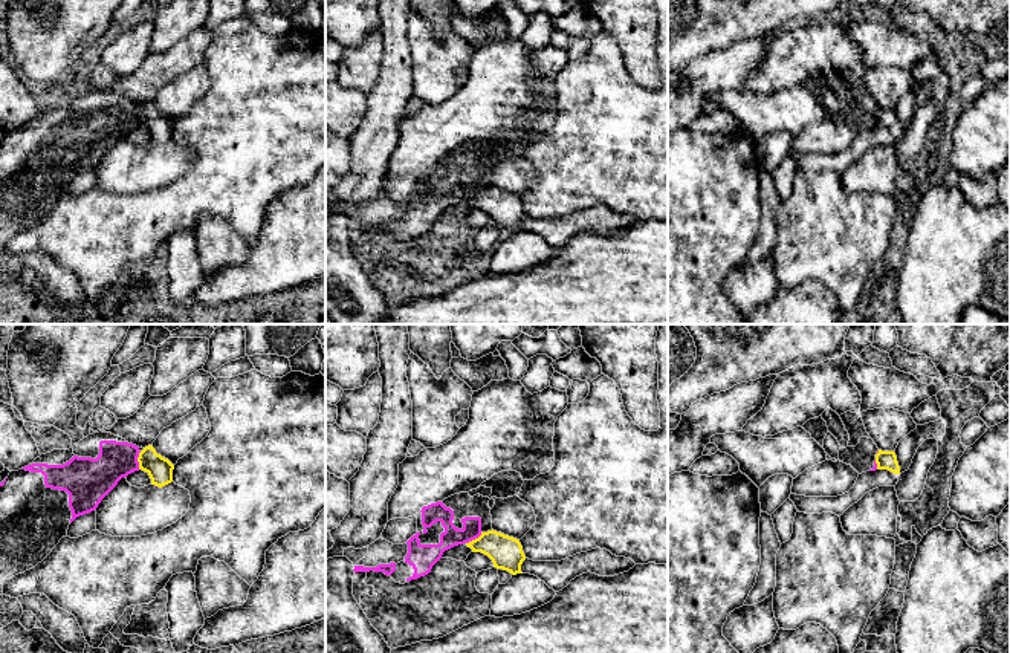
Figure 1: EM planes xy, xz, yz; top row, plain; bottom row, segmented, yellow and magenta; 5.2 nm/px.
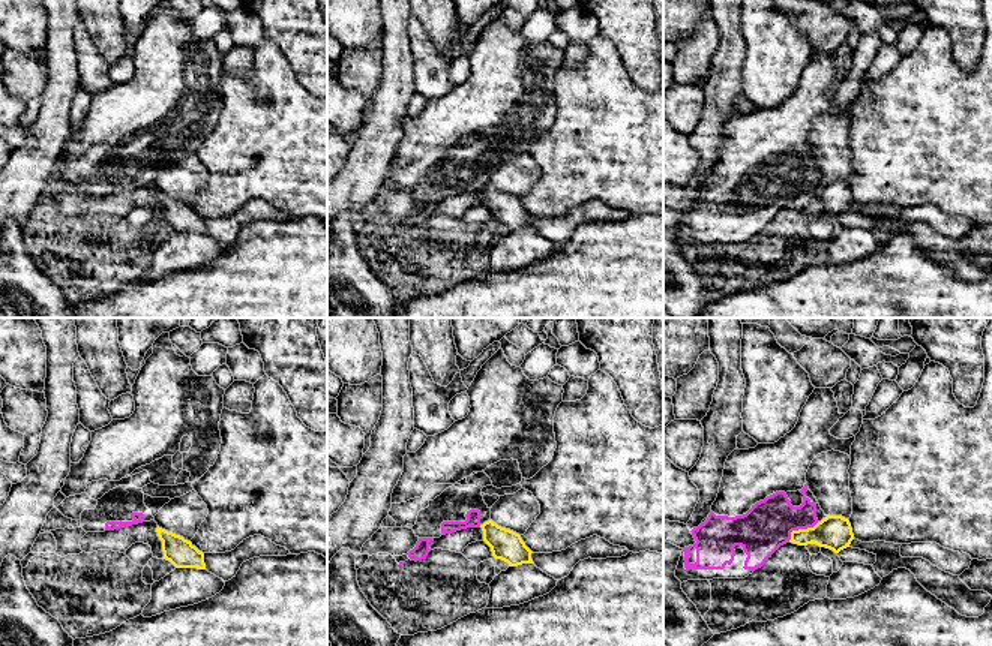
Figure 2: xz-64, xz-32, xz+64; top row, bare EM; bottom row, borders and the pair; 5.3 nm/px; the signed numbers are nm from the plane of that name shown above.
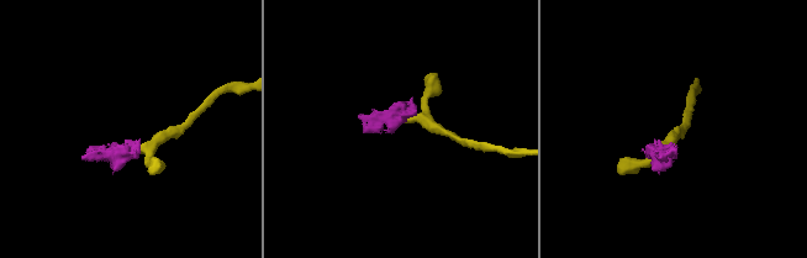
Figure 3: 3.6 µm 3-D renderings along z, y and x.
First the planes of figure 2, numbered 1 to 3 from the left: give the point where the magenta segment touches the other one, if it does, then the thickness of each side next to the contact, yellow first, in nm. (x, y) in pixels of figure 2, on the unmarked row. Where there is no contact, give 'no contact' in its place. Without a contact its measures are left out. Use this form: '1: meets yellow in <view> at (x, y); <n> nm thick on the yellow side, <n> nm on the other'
1: no contact
2: no contact
3: meets yellow in xz+64 at (800, 194); 190 nm thick on the yellow side, 260 nm on the other

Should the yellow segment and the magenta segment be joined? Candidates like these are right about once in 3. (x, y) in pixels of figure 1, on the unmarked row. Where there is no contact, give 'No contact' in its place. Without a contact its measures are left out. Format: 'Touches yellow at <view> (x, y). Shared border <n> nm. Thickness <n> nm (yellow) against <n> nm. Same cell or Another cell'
Touches yellow at xy (138, 118). Shared border 100 nm. Thickness 130 nm (yellow) against 200 nm. Another cell

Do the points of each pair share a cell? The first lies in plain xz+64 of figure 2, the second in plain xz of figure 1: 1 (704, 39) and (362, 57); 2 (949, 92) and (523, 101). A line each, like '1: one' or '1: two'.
1: one
2: two

